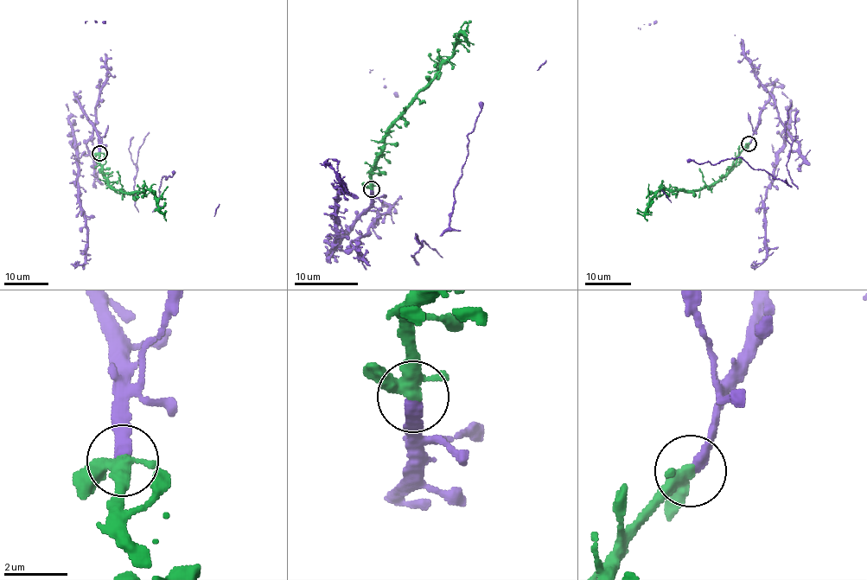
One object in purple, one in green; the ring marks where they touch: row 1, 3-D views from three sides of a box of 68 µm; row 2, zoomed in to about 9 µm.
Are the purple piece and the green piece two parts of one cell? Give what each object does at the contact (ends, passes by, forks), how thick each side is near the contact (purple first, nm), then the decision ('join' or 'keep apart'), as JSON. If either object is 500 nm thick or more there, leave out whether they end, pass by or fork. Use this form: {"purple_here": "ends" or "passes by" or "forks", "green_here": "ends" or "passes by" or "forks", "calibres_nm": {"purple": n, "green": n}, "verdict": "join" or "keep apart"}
{"purple_here": "ends", "green_here": "forks", "calibres_nm": {"purple": 360, "green": 320}, "verdict": "join"}

